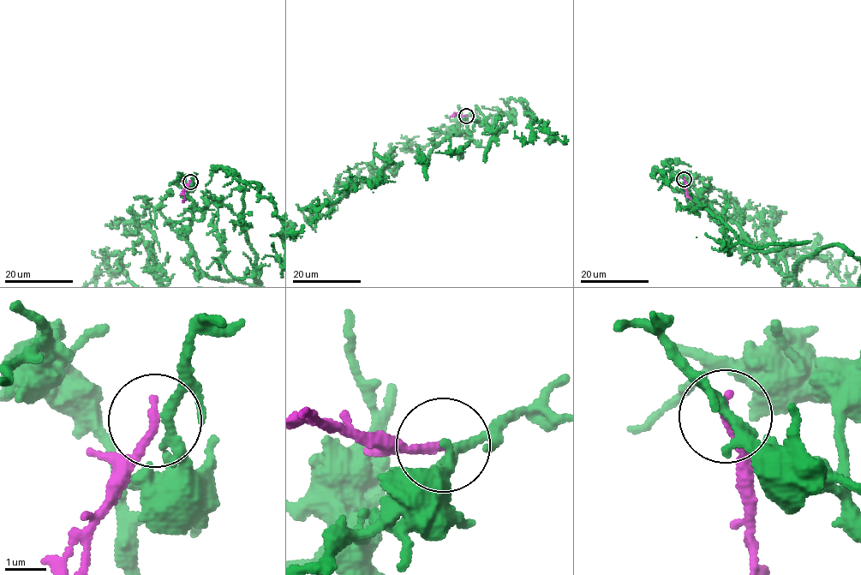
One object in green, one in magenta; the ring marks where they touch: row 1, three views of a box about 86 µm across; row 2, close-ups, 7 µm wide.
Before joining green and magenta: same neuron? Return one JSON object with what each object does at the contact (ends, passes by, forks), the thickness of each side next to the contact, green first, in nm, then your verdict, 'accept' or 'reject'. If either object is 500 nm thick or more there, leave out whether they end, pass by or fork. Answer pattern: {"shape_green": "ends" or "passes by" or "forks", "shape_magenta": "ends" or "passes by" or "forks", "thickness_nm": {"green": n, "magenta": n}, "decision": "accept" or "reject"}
{"shape_green": "passes by", "shape_magenta": "ends", "thickness_nm": {"green": 240, "magenta": 220}, "decision": "reject"}

